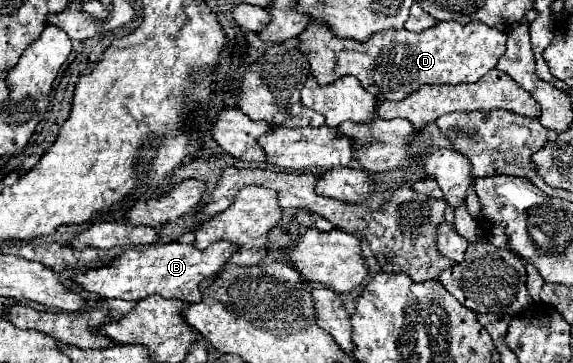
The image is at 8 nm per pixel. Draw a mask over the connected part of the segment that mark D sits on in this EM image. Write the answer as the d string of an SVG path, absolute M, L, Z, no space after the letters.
M478 20L470 24L438 22L424 32L384 30L366 42L340 38L320 22L312 22L298 34L300 52L308 58L318 84L326 86L342 76L356 76L366 92L380 100L402 100L424 84L478 82L492 70L506 50L506 34Z

